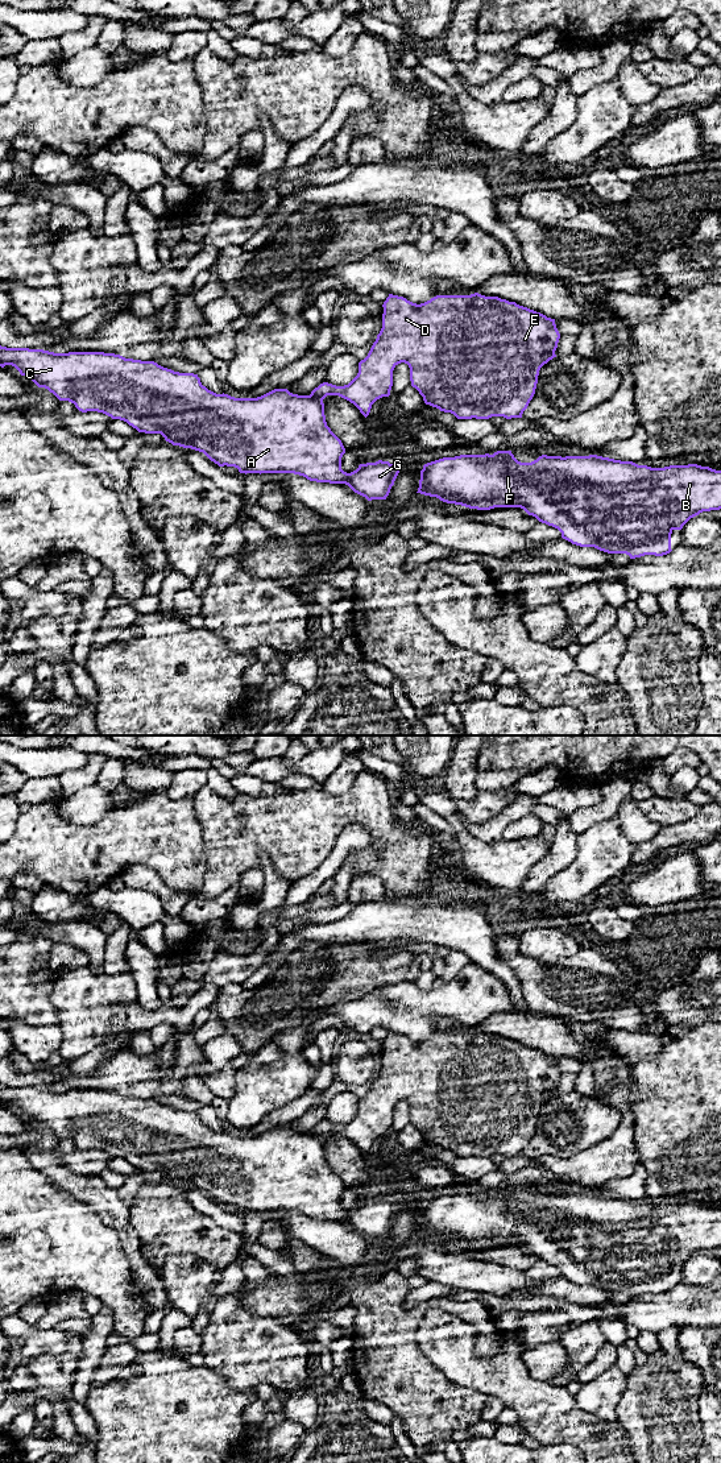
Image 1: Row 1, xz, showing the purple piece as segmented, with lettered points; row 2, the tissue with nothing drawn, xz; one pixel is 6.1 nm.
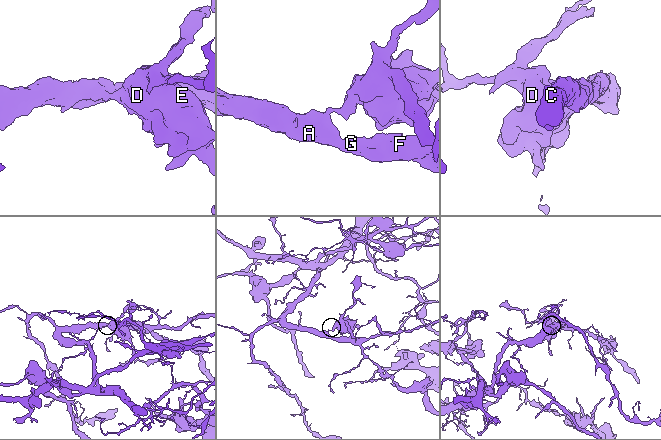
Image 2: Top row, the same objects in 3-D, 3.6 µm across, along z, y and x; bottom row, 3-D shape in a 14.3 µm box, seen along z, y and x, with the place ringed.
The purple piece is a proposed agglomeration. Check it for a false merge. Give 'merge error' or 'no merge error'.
merge error

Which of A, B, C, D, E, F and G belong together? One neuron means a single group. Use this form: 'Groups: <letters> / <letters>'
Groups: A B C F G / D E

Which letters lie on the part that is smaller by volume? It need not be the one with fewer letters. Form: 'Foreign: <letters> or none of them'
Foreign: D, E

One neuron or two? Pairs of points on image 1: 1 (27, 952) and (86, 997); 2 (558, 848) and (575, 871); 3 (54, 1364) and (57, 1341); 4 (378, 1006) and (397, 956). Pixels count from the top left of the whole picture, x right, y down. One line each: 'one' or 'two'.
1: two
2: two
3: two
4: two

